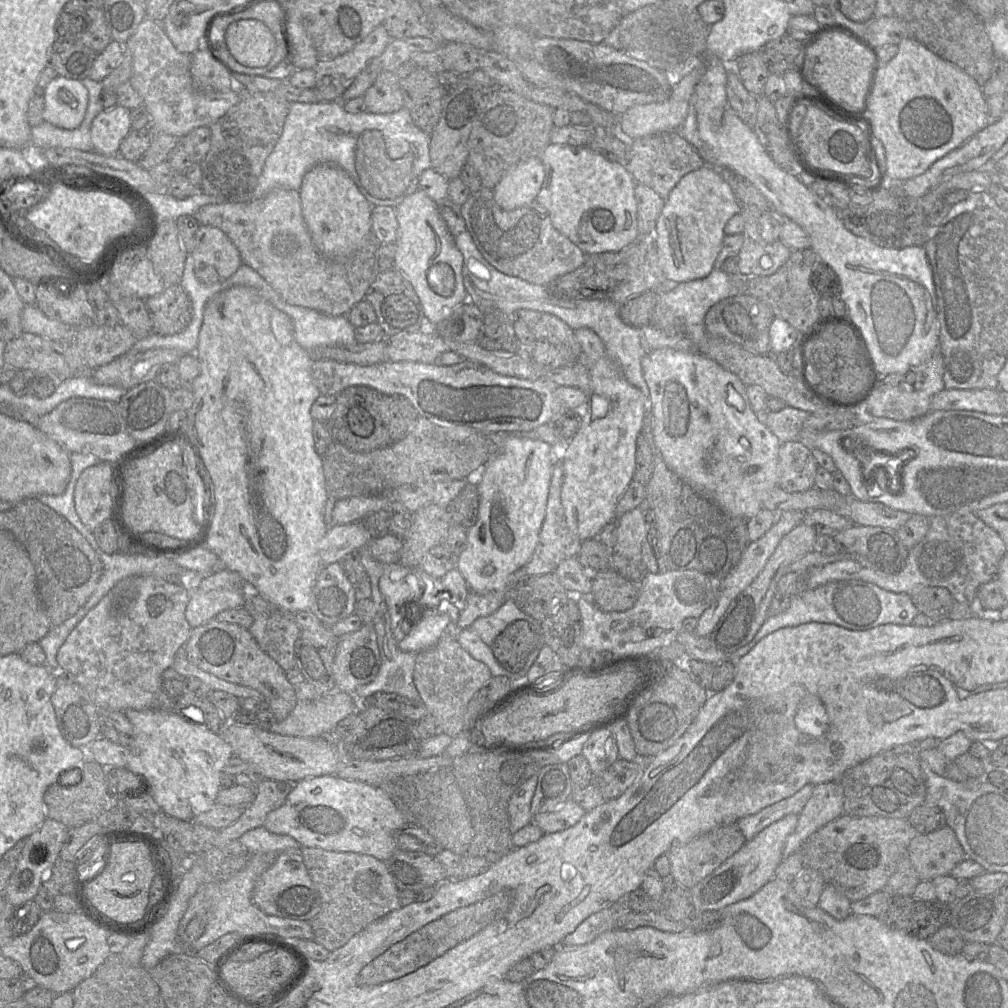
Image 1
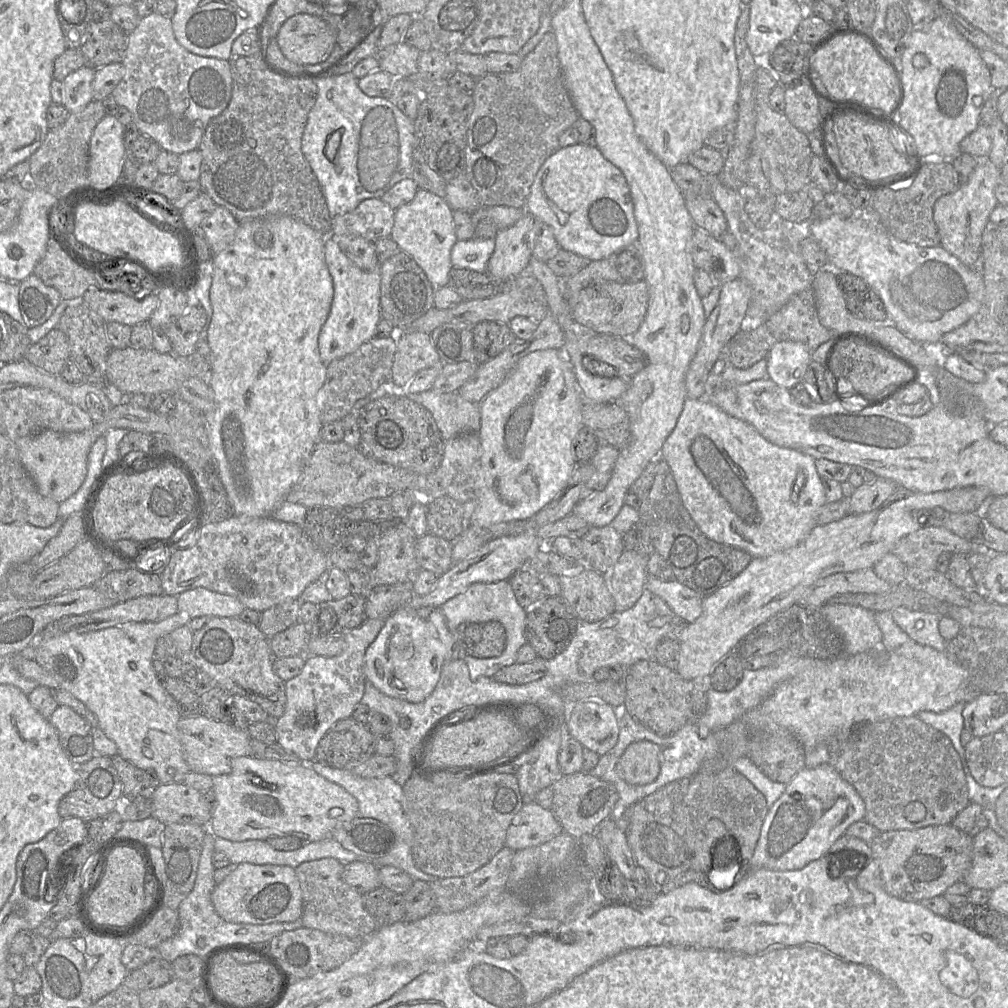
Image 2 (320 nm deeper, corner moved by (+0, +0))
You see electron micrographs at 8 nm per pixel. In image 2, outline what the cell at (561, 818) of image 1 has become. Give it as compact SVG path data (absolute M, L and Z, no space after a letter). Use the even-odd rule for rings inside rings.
M532 802L524 804L512 820L505 846L518 851L546 843L562 832L563 828L551 810Z

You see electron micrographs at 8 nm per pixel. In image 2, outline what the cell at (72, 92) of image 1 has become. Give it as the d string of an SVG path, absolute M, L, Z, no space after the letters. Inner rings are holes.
M83 66L70 73L62 82L64 87L64 107L70 113L83 110L93 101L91 83L95 77L95 69Z

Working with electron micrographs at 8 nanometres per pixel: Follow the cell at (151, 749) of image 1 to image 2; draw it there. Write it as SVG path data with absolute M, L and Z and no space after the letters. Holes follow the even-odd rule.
M178 611L159 622L127 622L89 632L42 634L41 631L29 645L35 648L35 661L55 678L58 687L70 692L95 714L98 727L114 741L118 754L137 768L154 774L161 784L183 783L191 771L184 759L179 738L178 722L182 716L177 702L153 670L153 653L161 636L189 625L191 619L186 612Z

